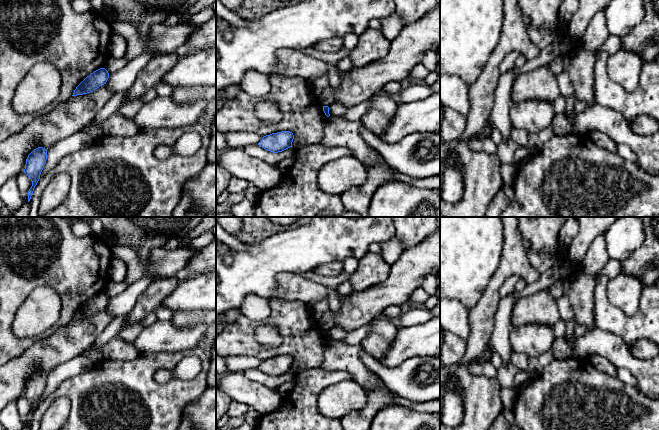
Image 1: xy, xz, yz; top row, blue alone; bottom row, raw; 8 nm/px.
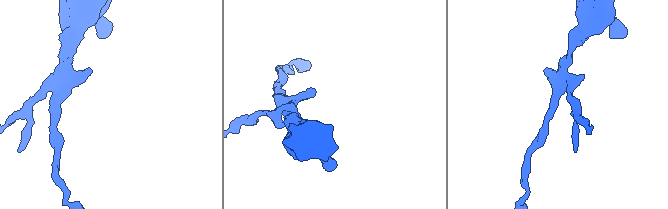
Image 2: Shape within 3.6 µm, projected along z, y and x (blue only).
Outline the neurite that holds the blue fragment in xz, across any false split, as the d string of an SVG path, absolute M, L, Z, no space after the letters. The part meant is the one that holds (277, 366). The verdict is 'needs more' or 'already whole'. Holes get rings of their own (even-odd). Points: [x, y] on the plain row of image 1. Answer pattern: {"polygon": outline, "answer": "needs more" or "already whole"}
{"polygon": "M282 355L266 359L258 369L267 375L278 377L292 371L294 359L290 355Z", "answer": "already whole"}

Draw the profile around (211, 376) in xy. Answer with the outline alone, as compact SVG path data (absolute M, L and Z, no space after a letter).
M216 343L210 355L210 365L207 374L207 384L208 386L216 385Z

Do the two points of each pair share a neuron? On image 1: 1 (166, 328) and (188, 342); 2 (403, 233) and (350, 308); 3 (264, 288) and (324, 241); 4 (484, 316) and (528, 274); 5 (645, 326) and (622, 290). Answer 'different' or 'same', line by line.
1: same
2: different
3: same
4: same
5: different

